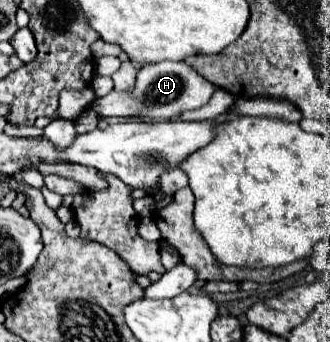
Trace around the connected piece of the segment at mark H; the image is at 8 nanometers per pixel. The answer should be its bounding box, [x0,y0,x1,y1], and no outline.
[92,61,216,121]

